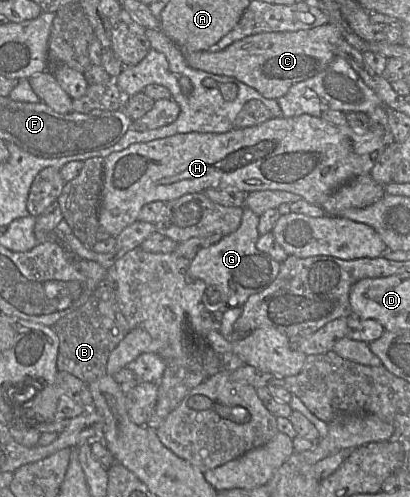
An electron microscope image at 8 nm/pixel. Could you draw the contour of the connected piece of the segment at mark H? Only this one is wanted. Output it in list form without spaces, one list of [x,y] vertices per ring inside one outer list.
[[[308,114],[274,117],[259,125],[234,128],[225,133],[190,132],[135,143],[104,158],[99,223],[110,236],[117,237],[138,220],[142,207],[147,203],[166,203],[208,188],[247,194],[253,191],[282,190],[298,194],[307,202],[322,207],[322,202],[340,186],[358,176],[370,174],[385,147],[382,139],[371,129],[356,130],[349,125],[336,126],[321,117]]]

